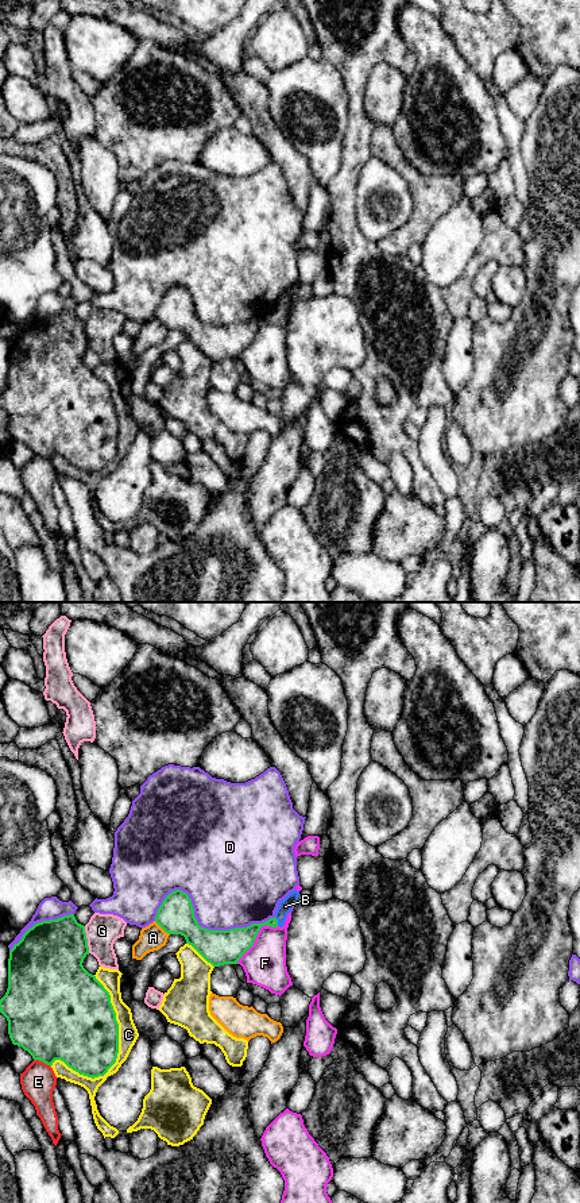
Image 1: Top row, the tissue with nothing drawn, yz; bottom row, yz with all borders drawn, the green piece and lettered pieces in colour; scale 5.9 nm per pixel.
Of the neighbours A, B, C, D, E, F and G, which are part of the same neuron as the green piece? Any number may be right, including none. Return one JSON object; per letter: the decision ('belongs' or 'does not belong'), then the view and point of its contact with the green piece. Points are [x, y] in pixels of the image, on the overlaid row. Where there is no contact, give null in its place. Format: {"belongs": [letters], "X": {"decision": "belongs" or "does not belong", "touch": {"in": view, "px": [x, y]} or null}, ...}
{"belongs": ["B"], "A": {"decision": "does not belong", "touch": {"in": "yz", "px": [162, 928]}}, "B": {"decision": "belongs", "touch": {"in": "yz", "px": [277, 921]}}, "C": {"decision": "does not belong", "touch": {"in": "yz", "px": [118, 1030]}}, "D": {"decision": "does not belong", "touch": {"in": "yz", "px": [198, 925]}}, "E": {"decision": "does not belong", "touch": {"in": "yz", "px": [42, 1060]}}, "F": {"decision": "does not belong", "touch": {"in": "yz", "px": [255, 937]}}, "G": {"decision": "does not belong", "touch": {"in": "yz", "px": [86, 940]}}}

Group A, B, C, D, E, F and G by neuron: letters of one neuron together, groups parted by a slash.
A / B / C / D / E / F / G

